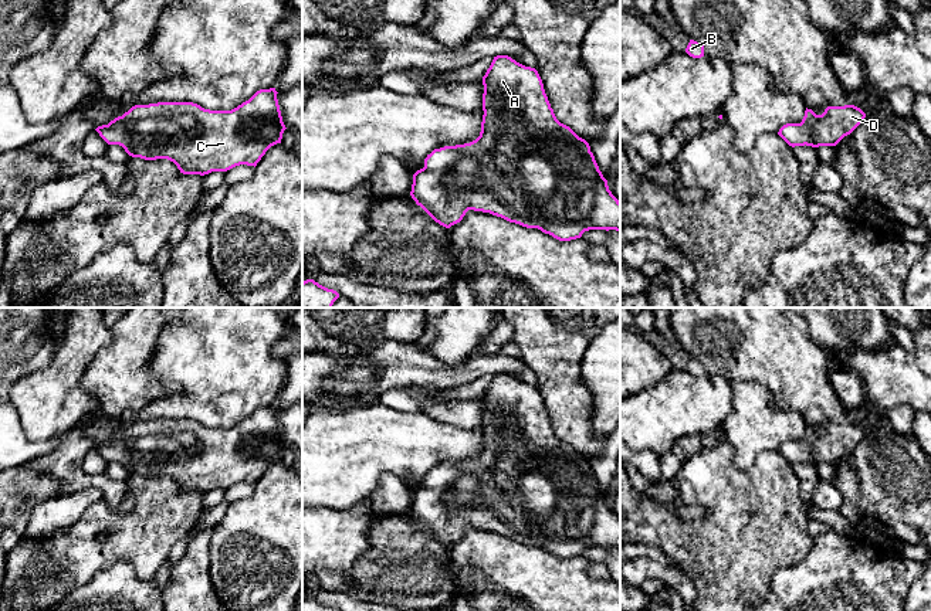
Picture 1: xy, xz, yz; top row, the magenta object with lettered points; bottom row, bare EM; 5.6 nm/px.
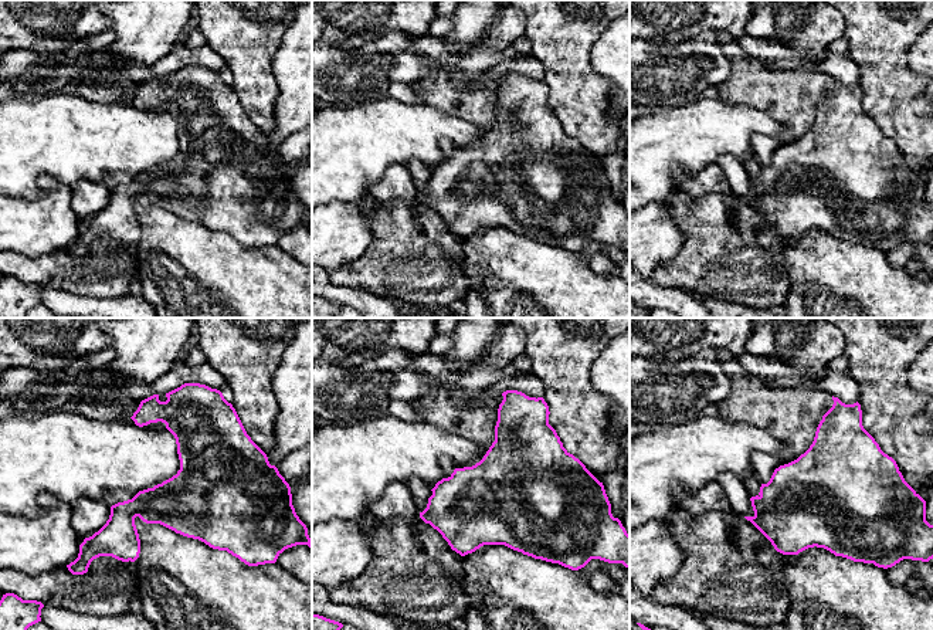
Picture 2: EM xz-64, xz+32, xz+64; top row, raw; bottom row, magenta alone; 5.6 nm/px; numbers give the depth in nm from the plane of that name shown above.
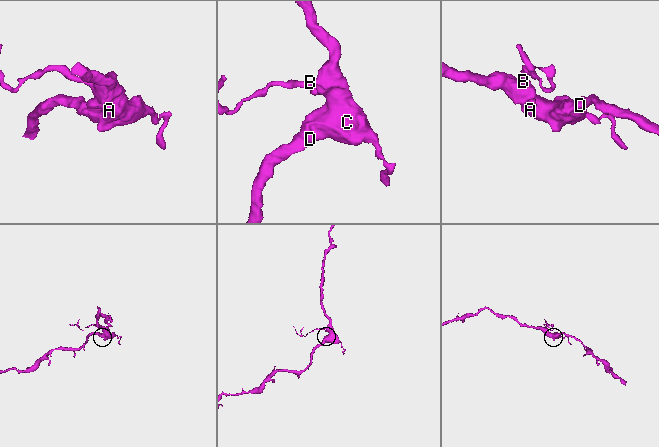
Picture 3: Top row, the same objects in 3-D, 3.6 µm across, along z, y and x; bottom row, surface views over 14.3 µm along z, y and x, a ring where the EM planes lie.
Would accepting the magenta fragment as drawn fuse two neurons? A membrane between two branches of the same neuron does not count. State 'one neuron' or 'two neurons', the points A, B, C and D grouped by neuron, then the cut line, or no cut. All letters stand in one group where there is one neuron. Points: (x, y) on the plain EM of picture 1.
one neuron; groups A B C D; cut none

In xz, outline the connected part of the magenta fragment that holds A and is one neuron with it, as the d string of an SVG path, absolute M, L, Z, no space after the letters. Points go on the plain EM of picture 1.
M497 373L483 403L480 454L427 472L424 485L413 492L410 513L416 522L446 546L474 527L538 546L559 559L580 556L589 547L620 550L620 519L609 508L589 461L556 437L538 388Z

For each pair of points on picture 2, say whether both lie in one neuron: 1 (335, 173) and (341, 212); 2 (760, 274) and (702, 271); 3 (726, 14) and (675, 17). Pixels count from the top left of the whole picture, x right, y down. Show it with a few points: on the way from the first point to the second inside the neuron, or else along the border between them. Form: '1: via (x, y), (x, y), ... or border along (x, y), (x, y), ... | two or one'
1: border along (356, 202), (326, 203) | two
2: via (746, 271), (716, 271) | one
3: via (713, 14), (688, 16) | one

